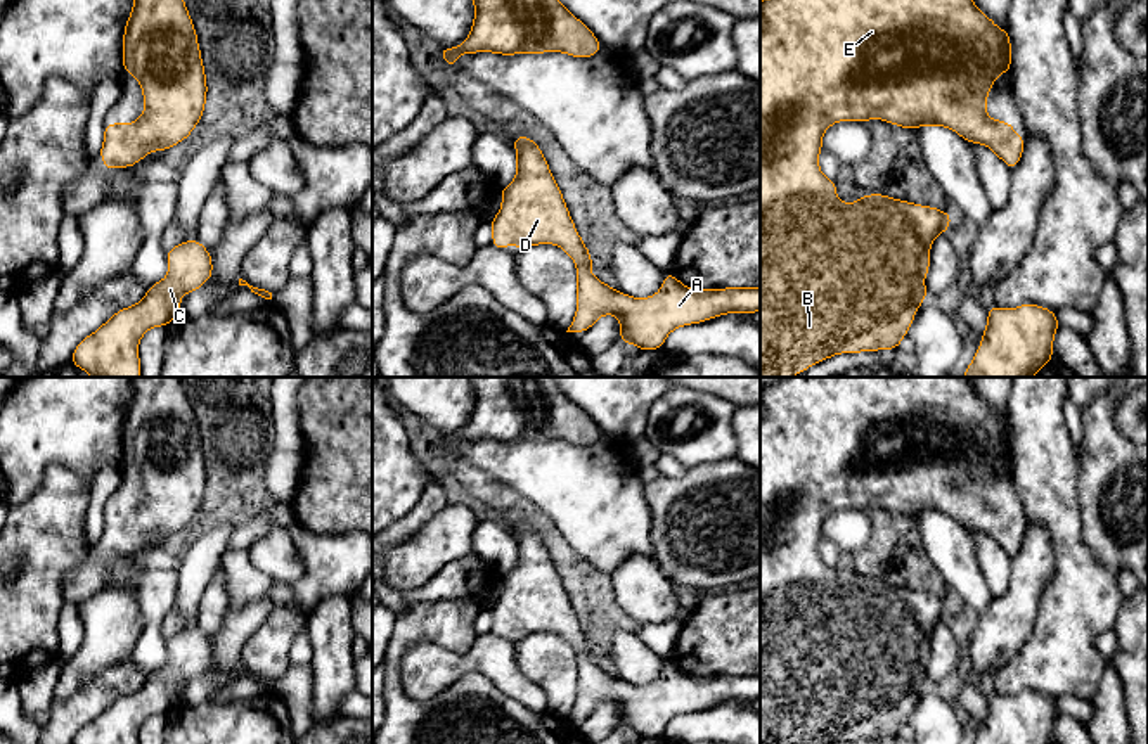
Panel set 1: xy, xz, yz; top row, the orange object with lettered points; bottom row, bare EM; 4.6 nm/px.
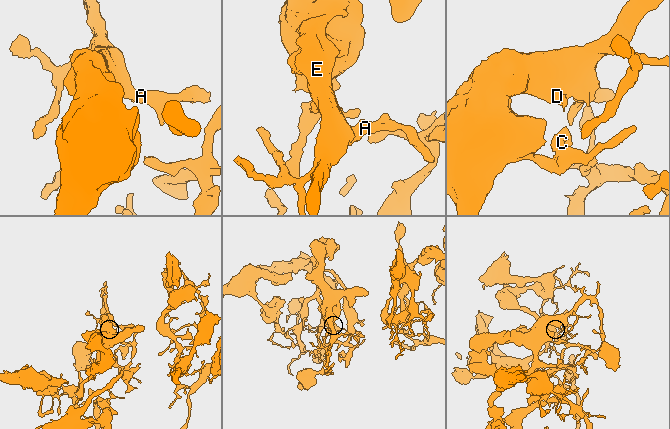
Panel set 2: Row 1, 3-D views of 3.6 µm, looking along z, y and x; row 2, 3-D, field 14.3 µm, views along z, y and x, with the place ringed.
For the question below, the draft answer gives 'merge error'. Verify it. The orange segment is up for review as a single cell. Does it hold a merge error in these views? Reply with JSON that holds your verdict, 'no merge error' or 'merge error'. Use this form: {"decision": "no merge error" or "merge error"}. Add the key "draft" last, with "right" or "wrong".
{"decision": "no merge error", "draft": "wrong"}

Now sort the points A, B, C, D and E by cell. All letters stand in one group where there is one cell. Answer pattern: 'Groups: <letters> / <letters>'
Groups: A B C D E

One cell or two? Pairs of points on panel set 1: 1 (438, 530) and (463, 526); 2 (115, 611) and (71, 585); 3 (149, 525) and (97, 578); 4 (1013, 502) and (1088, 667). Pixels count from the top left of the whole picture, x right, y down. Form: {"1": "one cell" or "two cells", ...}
{"1": "one cell", "2": "two cells", "3": "one cell", "4": "two cells"}

